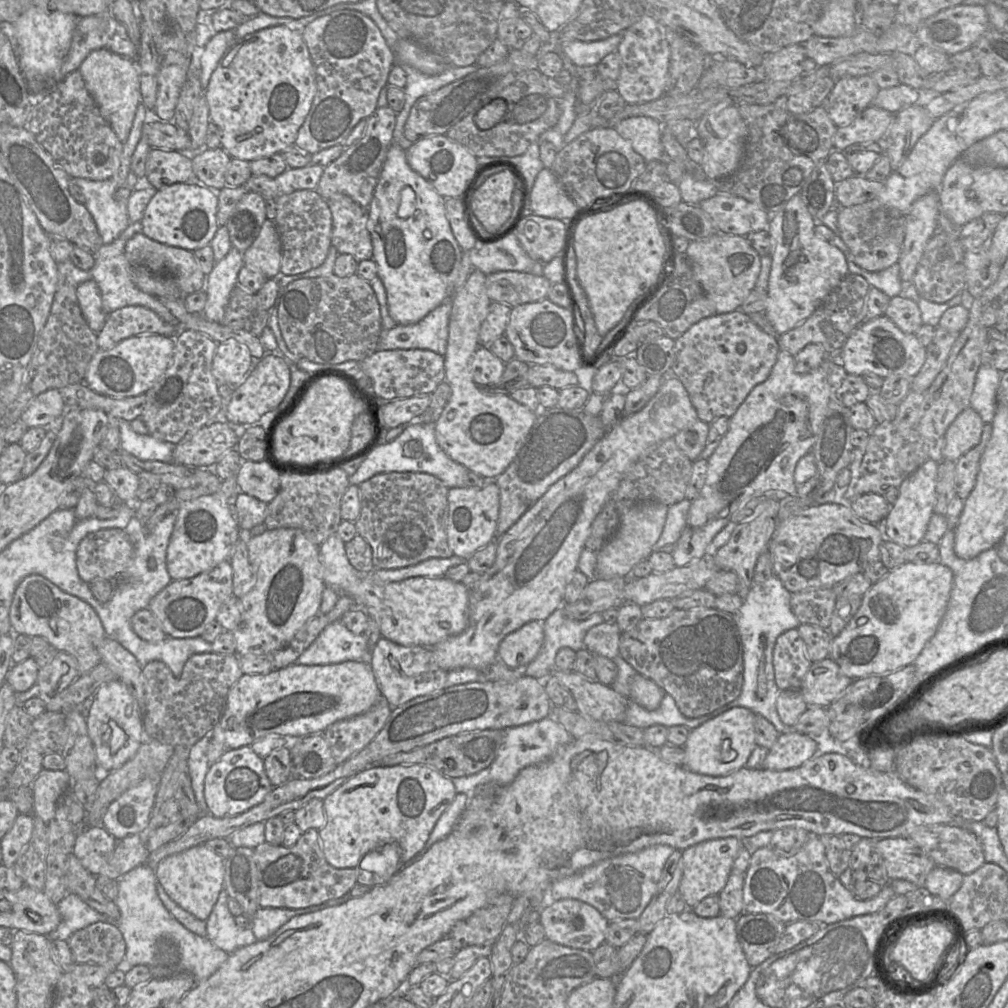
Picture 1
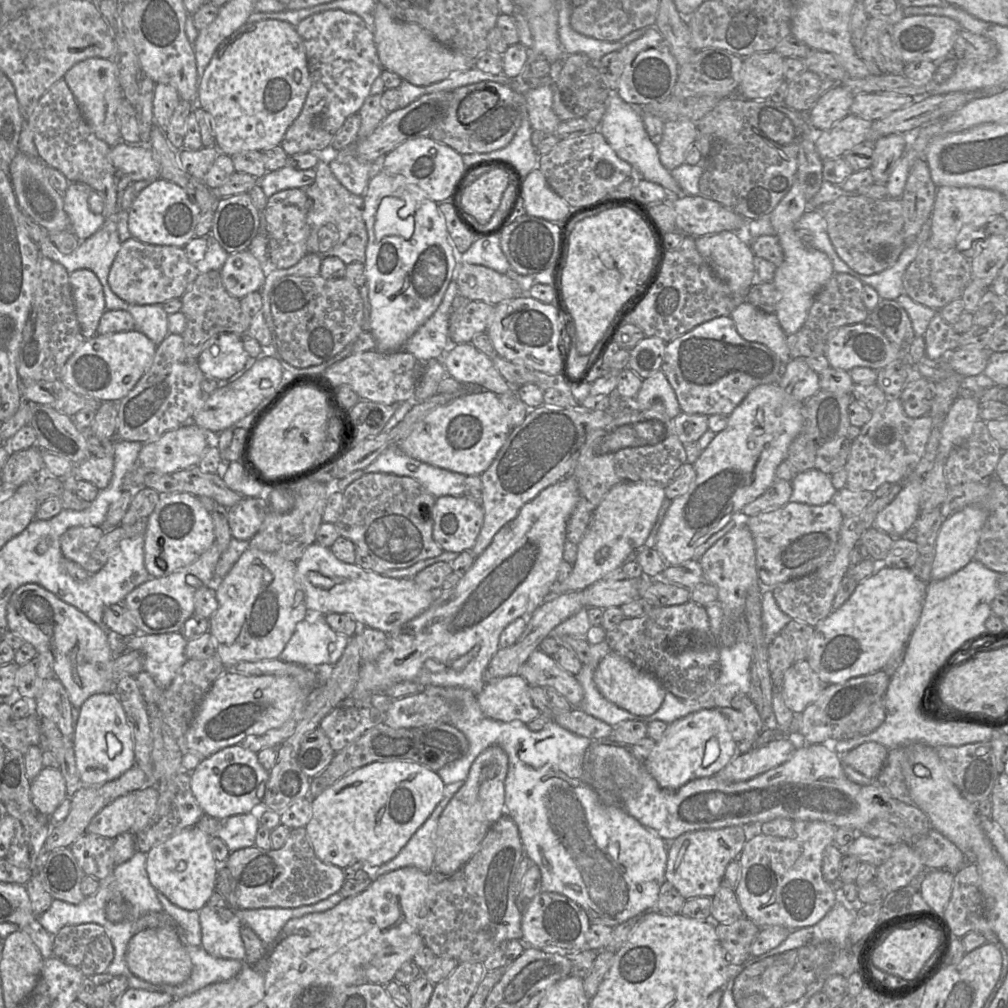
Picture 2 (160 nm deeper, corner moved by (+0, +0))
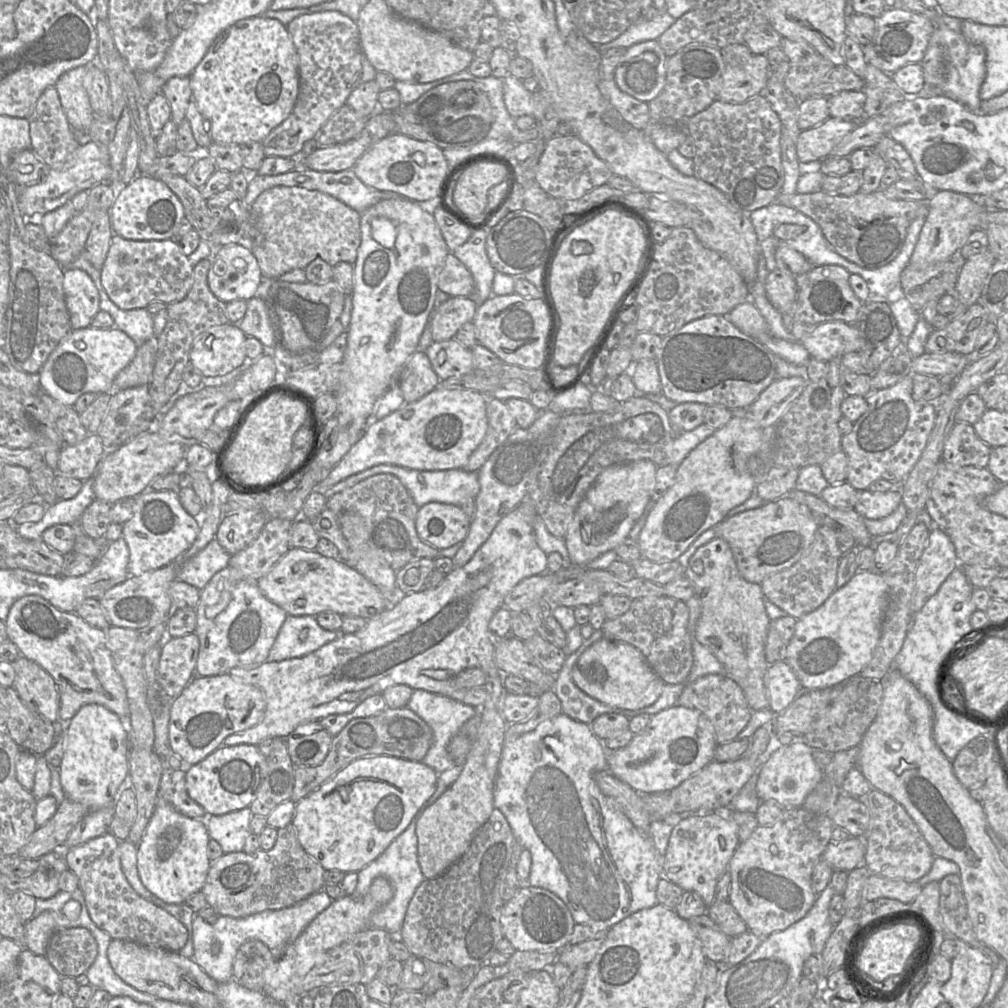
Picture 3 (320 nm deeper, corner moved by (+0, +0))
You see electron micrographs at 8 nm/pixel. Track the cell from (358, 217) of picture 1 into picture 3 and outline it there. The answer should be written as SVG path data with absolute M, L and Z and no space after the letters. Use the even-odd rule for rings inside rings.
M275 186L269 188L262 192L250 207L250 223L256 227L257 236L253 240L246 241L246 244L250 246L254 256L256 257L261 274L264 278L277 279L281 275L294 269L305 269L308 264L317 258L323 259L333 267L340 262L348 262L354 265L357 260L357 252L361 244L361 213L329 194L297 186Z

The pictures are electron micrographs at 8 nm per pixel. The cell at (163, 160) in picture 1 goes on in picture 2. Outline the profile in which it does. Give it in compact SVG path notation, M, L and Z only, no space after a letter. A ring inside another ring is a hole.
M119 143L111 147L110 159L116 171L125 173L133 182L155 181L160 177L160 164L148 145Z

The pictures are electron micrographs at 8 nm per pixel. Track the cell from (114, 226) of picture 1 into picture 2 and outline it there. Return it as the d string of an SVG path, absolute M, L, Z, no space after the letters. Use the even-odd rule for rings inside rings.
M72 182L64 193L64 210L71 222L71 231L80 240L95 234L105 223L102 214L89 209L88 199L93 189L84 183Z

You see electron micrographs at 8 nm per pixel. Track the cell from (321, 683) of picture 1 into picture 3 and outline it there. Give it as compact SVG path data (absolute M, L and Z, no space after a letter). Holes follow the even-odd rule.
M229 673L194 676L170 705L168 731L171 749L187 766L199 763L222 746L226 737L261 722L265 708L266 700L259 688L241 682Z

